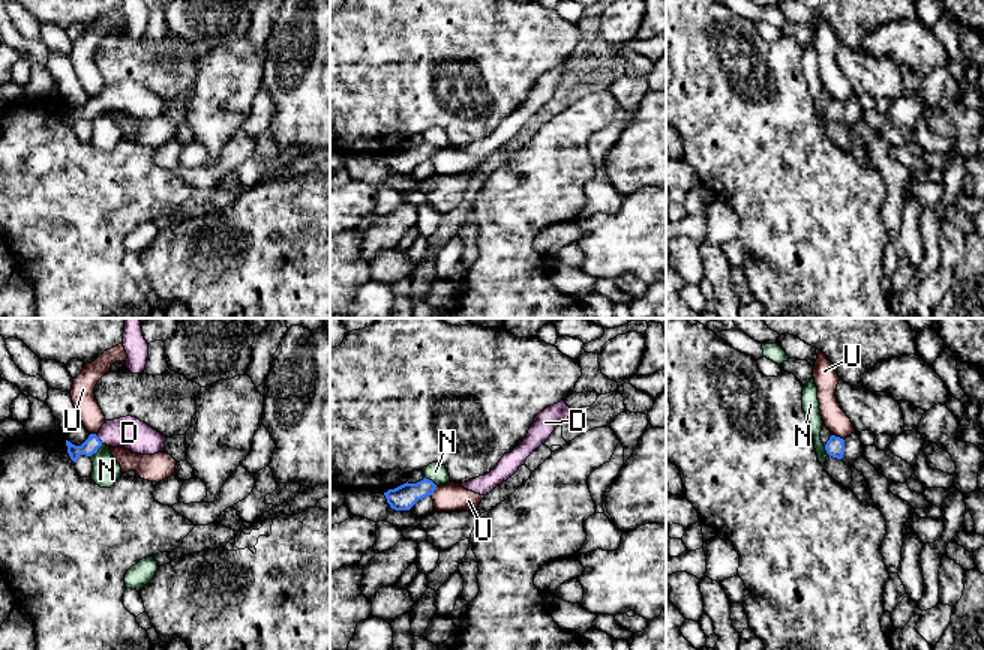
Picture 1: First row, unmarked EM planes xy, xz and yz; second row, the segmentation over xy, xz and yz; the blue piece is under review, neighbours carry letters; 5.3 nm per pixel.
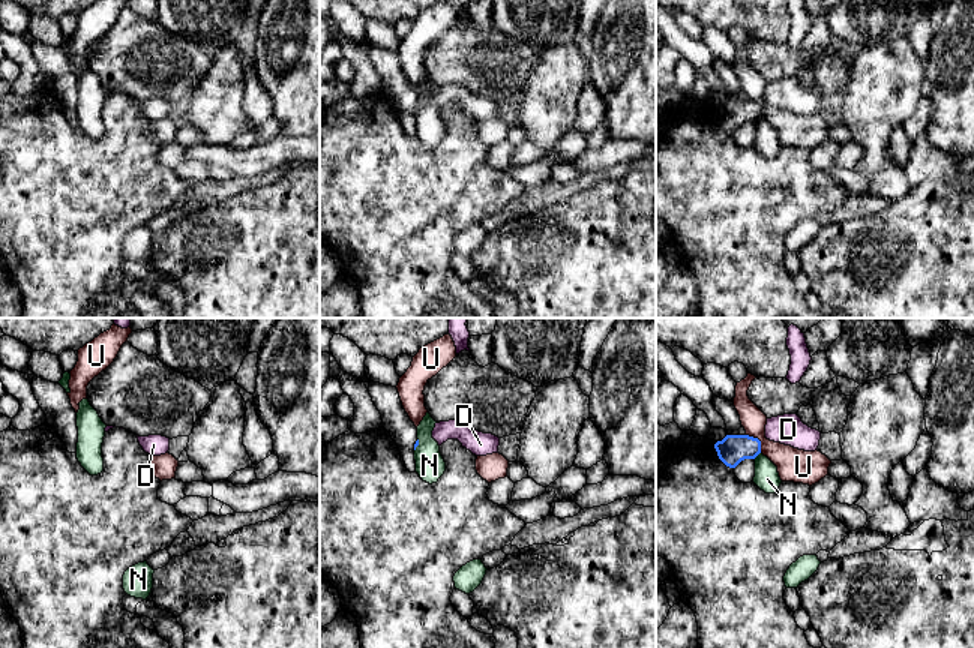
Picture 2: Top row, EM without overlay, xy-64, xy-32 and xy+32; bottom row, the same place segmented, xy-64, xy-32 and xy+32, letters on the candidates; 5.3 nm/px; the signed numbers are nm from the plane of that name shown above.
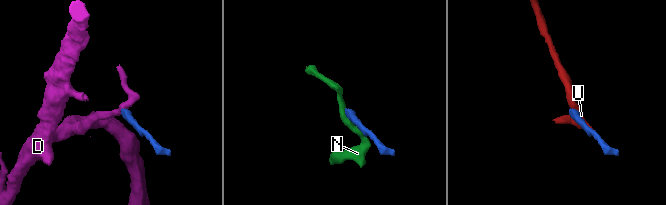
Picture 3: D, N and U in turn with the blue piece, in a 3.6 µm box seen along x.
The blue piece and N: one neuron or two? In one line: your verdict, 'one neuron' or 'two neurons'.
two neurons

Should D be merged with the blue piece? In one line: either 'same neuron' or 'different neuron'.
same neuron

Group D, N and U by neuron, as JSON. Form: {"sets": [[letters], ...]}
{"sets": [["D"], ["N"], ["U"]]}

